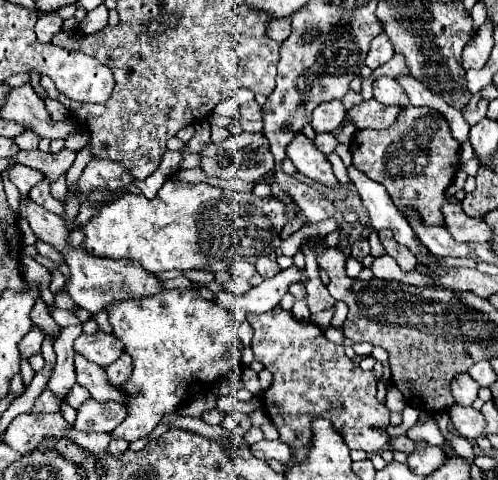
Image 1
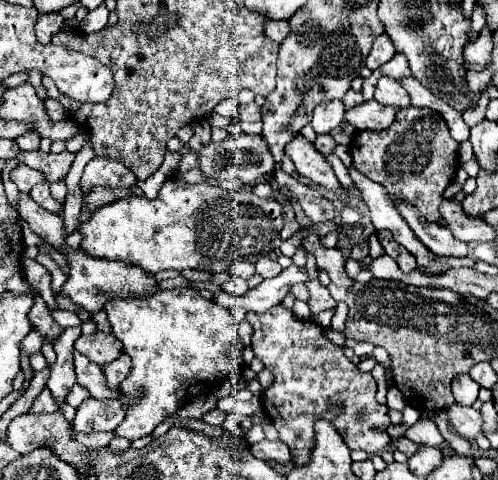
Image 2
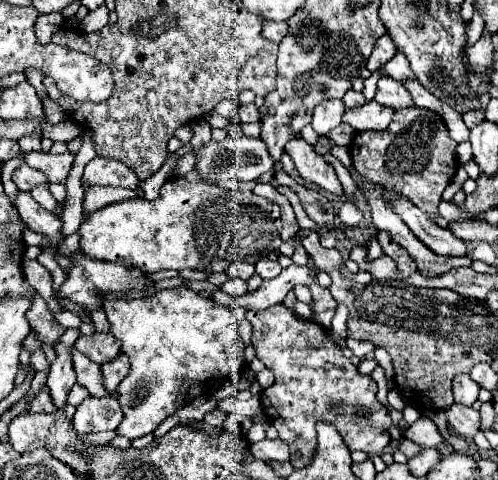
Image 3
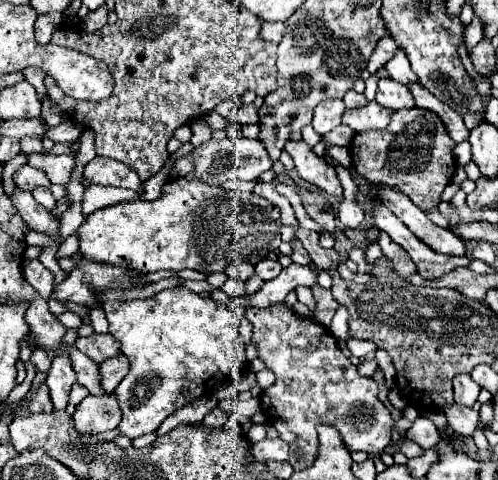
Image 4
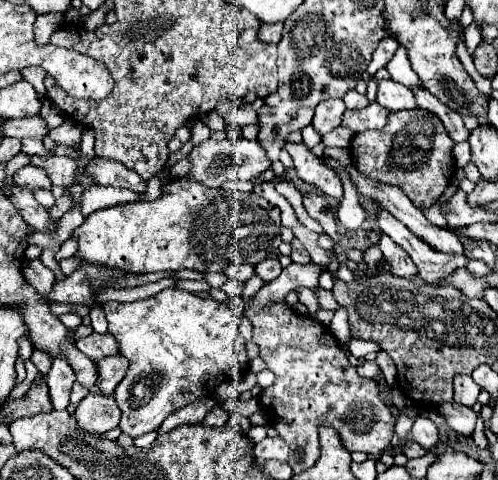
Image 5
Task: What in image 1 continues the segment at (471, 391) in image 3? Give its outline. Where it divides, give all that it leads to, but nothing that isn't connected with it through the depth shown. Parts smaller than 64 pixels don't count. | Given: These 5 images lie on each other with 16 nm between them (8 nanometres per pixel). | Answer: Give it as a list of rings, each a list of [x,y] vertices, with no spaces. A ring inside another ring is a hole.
[[[460,374],[452,380],[452,396],[460,406],[472,406],[478,398],[478,384],[470,378],[470,374]]]

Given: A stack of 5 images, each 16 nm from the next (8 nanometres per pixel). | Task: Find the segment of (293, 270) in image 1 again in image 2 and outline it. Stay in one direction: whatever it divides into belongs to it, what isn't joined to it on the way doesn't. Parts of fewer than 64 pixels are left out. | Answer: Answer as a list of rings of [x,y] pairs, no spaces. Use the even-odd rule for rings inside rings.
[[[290,266],[290,268],[282,270],[278,276],[264,280],[258,288],[246,292],[240,298],[232,296],[224,290],[218,290],[218,292],[214,292],[214,302],[224,308],[240,306],[246,312],[266,312],[268,308],[280,304],[294,284],[308,284],[310,280],[312,278],[308,276],[306,268]]]

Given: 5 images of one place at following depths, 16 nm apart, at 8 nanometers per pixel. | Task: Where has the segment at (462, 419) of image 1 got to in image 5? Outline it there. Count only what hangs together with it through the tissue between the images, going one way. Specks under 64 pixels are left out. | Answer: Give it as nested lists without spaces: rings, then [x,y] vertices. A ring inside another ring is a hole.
[[[444,402],[436,406],[438,414],[446,418],[446,424],[456,430],[462,436],[470,436],[474,432],[474,422],[476,422],[476,412],[472,408],[466,408],[456,402]]]

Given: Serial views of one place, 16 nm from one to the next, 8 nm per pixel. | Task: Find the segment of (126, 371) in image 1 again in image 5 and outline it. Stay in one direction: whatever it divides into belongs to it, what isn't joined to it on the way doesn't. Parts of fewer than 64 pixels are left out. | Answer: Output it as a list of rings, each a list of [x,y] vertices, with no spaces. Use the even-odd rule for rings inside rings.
[[[118,354],[118,356],[106,356],[104,360],[98,360],[94,364],[98,370],[100,392],[110,396],[114,392],[114,388],[120,384],[120,380],[126,376],[128,360],[124,360],[124,356]]]

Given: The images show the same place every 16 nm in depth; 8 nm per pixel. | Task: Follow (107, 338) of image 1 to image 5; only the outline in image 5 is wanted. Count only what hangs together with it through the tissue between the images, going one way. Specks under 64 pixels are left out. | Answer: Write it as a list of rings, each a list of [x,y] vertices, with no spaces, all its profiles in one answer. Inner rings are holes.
[[[92,332],[88,338],[80,338],[76,342],[76,348],[80,352],[84,352],[90,360],[102,360],[106,356],[118,354],[116,340],[110,334],[96,334],[96,332]]]

